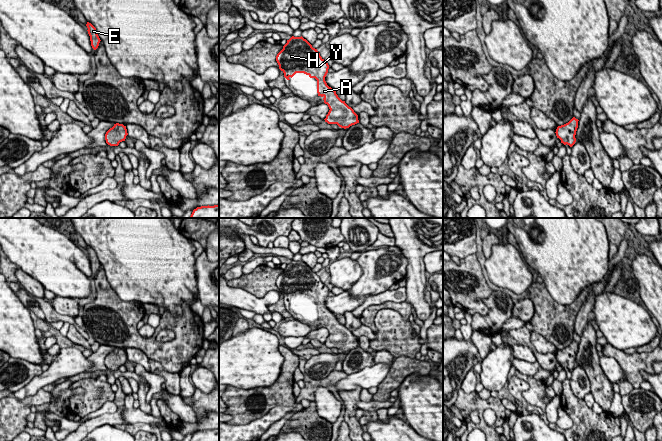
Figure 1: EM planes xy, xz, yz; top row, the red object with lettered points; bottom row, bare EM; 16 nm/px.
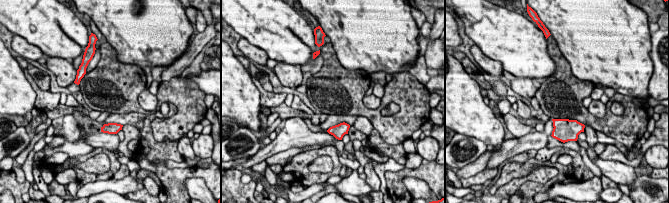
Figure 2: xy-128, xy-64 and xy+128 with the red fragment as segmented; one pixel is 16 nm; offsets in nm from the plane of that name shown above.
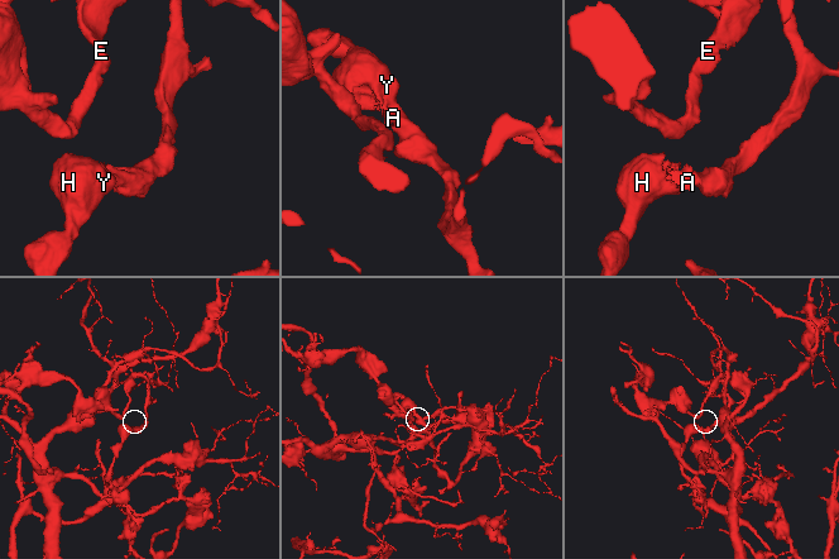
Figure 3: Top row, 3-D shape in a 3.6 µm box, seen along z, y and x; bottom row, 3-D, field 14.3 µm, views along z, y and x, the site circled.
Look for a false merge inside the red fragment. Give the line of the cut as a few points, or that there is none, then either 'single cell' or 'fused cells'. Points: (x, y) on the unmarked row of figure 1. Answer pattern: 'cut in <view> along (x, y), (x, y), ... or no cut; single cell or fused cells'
no cut; single cell

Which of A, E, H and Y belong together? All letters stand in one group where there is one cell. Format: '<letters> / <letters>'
A E H Y

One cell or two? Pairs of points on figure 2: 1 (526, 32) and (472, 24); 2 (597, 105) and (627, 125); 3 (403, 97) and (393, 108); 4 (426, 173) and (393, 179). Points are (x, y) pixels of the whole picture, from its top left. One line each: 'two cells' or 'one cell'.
1: one cell
2: two cells
3: two cells
4: one cell

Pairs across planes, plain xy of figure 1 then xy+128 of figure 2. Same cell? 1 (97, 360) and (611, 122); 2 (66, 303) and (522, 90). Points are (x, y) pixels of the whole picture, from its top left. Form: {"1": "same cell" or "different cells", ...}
{"1": "different cells", "2": "same cell"}

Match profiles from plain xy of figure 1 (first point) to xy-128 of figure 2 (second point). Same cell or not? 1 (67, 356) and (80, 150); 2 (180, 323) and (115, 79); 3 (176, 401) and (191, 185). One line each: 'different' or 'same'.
1: different
2: same
3: same

